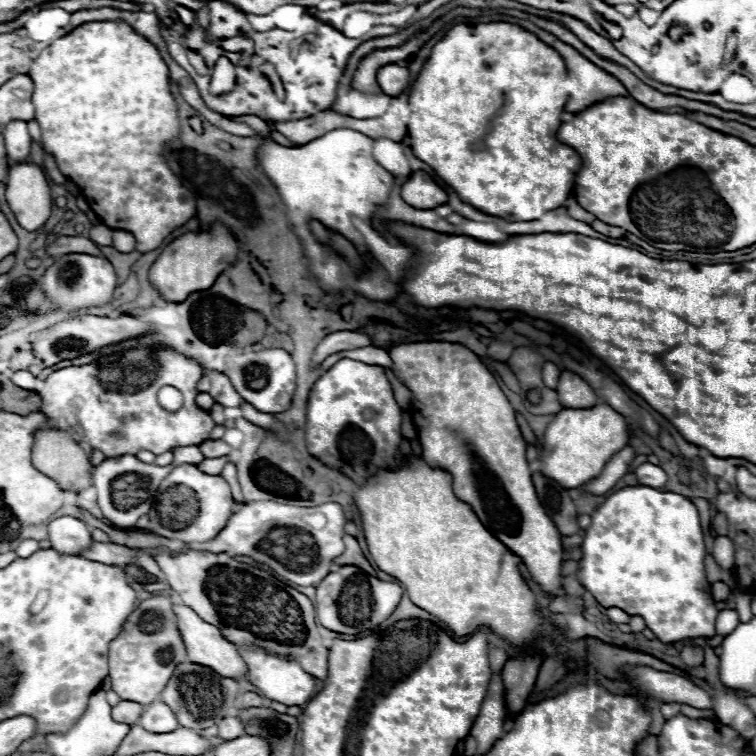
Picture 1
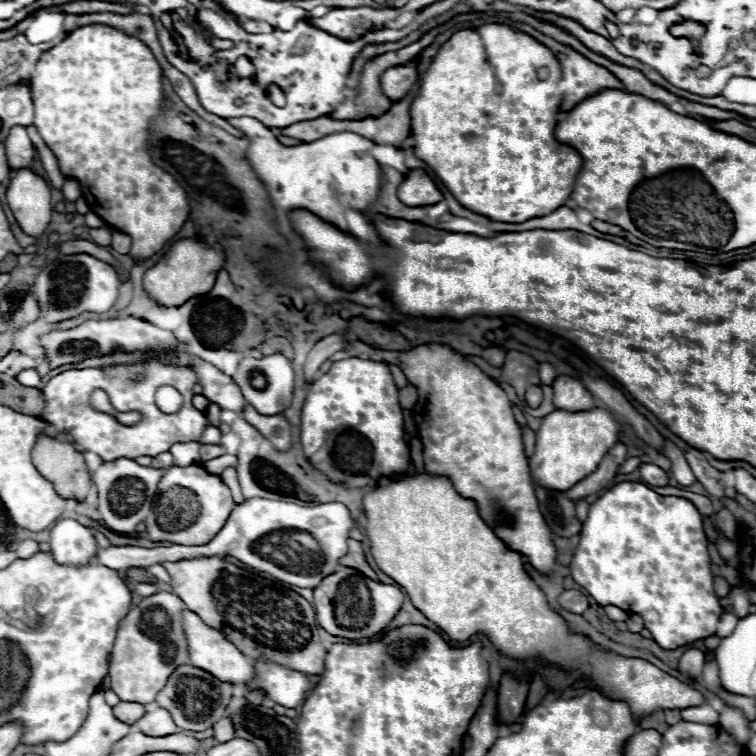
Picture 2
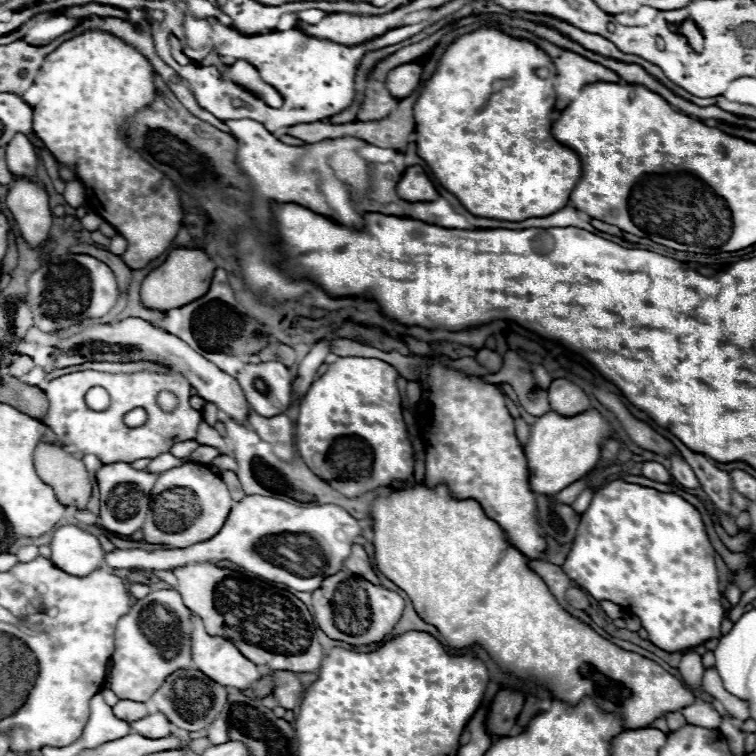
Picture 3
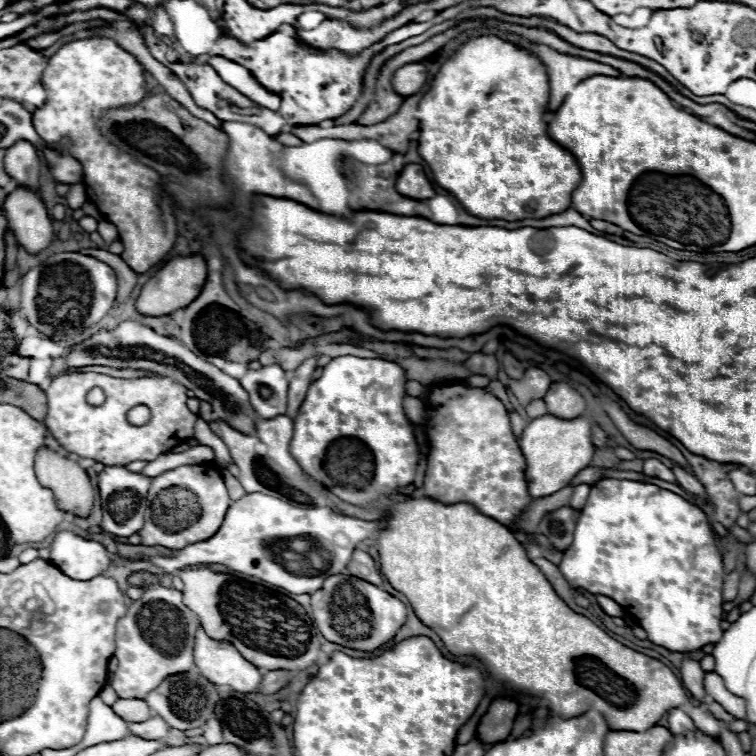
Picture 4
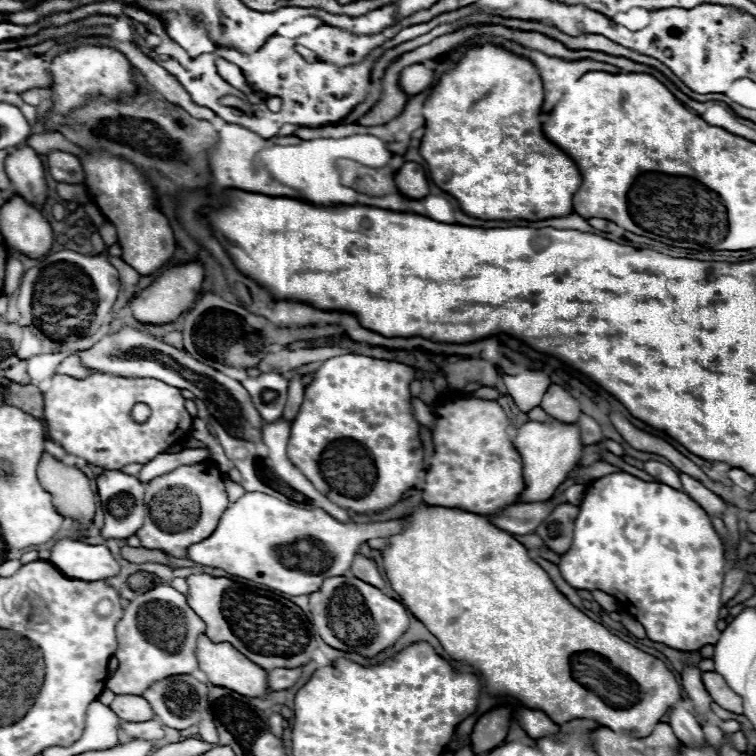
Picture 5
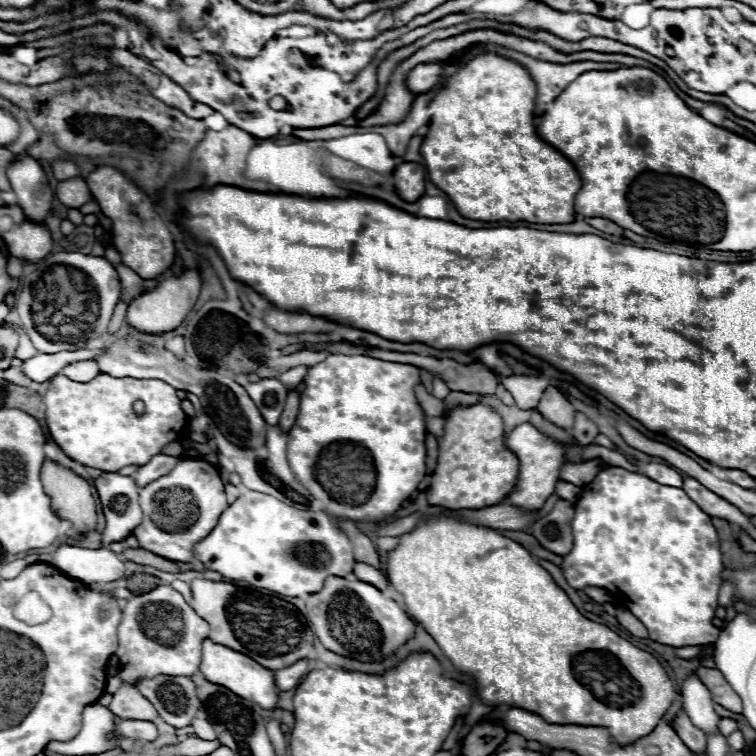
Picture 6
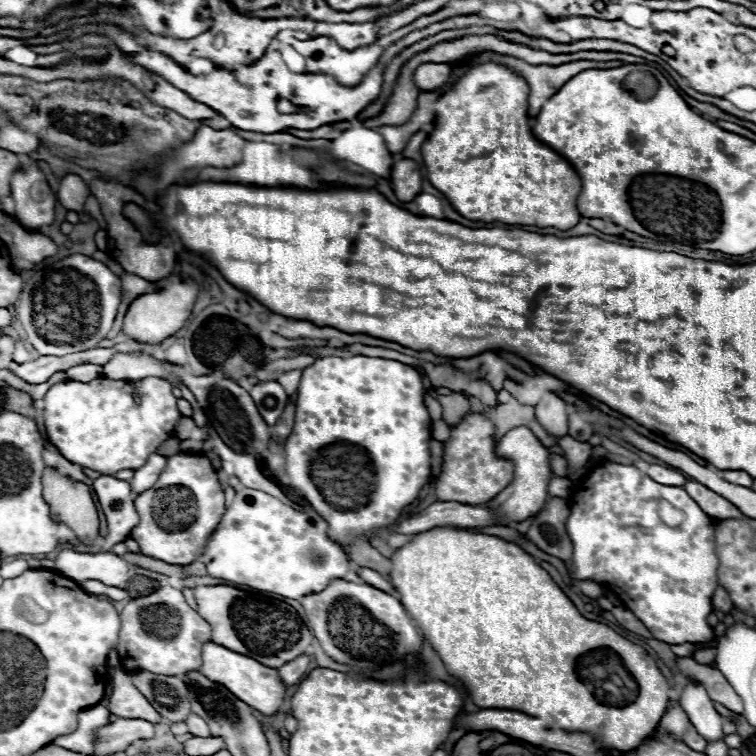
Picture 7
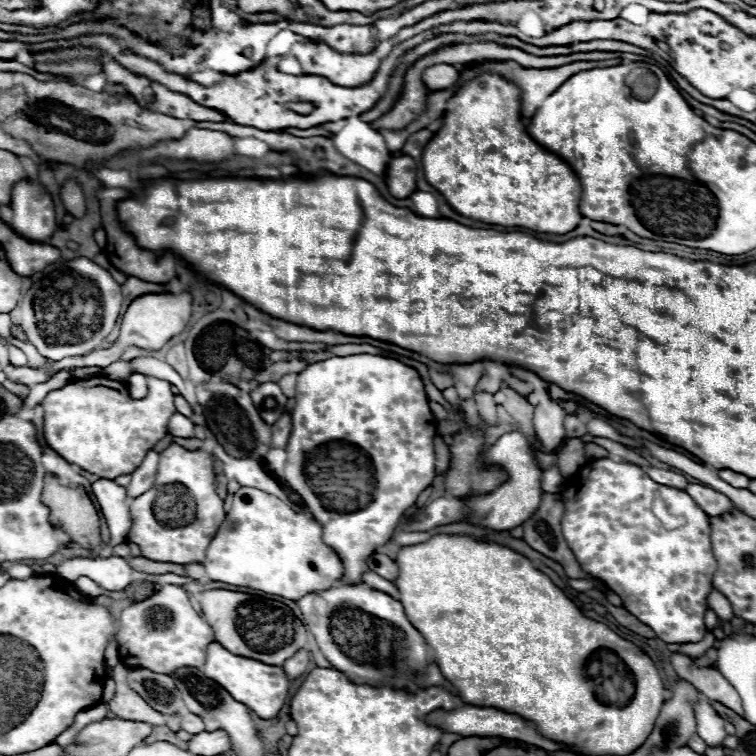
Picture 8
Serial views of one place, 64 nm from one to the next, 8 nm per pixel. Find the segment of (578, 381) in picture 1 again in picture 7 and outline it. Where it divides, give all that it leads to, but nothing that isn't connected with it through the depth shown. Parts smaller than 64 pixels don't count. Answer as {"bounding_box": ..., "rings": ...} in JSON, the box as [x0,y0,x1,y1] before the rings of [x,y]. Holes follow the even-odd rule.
{"bounding_box":[536,392,568,438],"rings":[[[550,392],[536,404],[536,420],[554,438],[566,436],[566,432],[568,432],[568,406],[564,404],[564,400],[560,400],[556,394]]]}

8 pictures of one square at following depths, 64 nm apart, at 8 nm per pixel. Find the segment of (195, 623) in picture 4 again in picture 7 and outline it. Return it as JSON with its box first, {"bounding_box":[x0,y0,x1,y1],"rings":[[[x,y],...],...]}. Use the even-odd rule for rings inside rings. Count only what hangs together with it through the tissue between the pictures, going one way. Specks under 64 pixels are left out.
{"bounding_box":[118,586,210,676],"rings":[[[164,586],[150,596],[142,596],[126,604],[120,614],[122,628],[118,640],[120,662],[126,672],[148,670],[164,676],[180,676],[202,666],[202,646],[210,642],[210,624],[192,610],[178,588]]]}

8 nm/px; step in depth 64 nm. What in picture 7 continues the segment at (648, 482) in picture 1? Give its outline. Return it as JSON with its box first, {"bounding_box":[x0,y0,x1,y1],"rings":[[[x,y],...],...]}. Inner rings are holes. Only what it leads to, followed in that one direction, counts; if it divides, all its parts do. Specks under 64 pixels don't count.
{"bounding_box":[646,464,686,486],"rings":[[[652,464],[652,466],[646,470],[646,474],[648,474],[654,482],[666,484],[666,486],[684,486],[684,482],[686,482],[686,478],[684,478],[680,472],[676,472],[674,468],[664,468],[664,466],[656,466],[656,464]]]}

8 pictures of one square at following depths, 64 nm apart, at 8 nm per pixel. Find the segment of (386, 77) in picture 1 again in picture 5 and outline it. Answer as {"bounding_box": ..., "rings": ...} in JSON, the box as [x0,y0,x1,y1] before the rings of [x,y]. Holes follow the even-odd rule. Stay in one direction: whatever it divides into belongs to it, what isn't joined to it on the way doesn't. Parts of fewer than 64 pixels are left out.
{"bounding_box":[400,64,434,94],"rings":[[[414,64],[402,70],[400,74],[400,88],[406,94],[420,94],[422,90],[430,88],[434,84],[434,70],[426,68],[424,64]]]}

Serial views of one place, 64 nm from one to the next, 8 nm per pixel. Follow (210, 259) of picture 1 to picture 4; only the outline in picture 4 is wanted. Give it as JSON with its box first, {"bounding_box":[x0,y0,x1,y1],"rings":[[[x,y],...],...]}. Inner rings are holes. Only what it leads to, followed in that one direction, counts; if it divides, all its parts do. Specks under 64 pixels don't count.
{"bounding_box":[136,256,206,316],"rings":[[[176,256],[144,284],[136,300],[136,310],[142,316],[168,316],[174,310],[186,308],[190,302],[194,302],[196,296],[202,292],[204,282],[206,282],[206,262],[202,256]]]}

